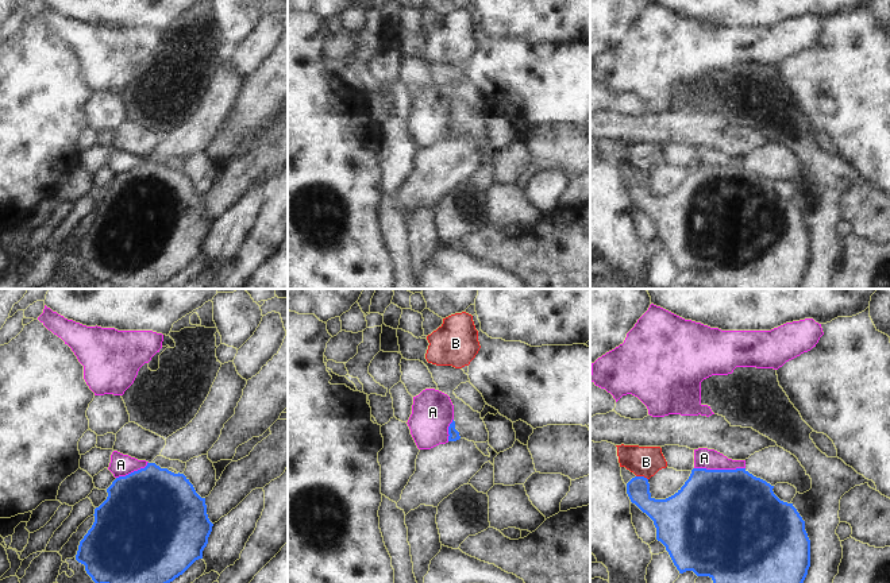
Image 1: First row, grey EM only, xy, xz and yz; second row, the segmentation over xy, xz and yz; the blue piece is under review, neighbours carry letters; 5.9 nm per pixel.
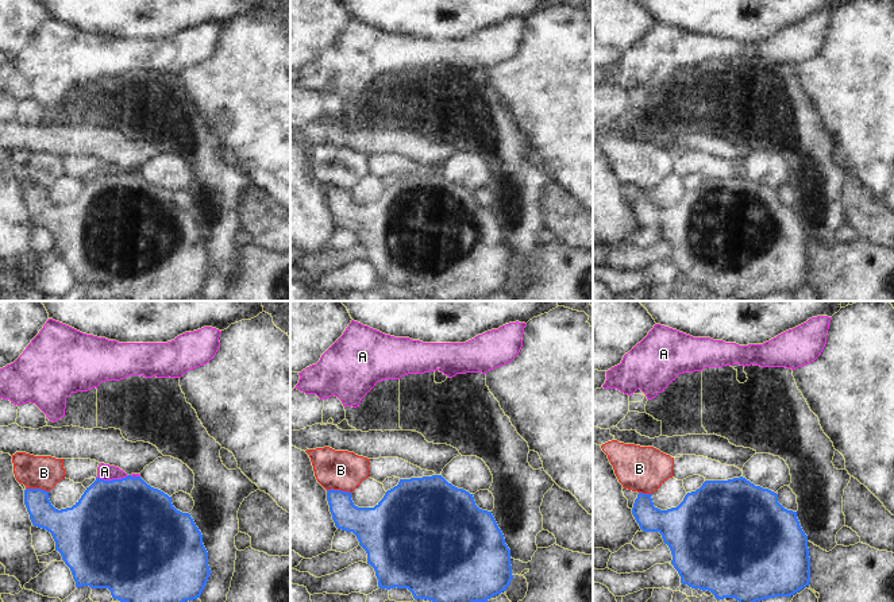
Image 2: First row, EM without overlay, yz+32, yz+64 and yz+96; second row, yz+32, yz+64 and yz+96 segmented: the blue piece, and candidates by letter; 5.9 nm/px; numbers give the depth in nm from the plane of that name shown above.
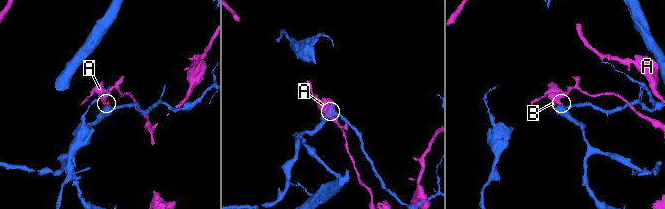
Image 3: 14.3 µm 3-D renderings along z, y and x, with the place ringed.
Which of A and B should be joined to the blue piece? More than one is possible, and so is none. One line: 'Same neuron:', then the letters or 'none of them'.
Same neuron: none of them.

